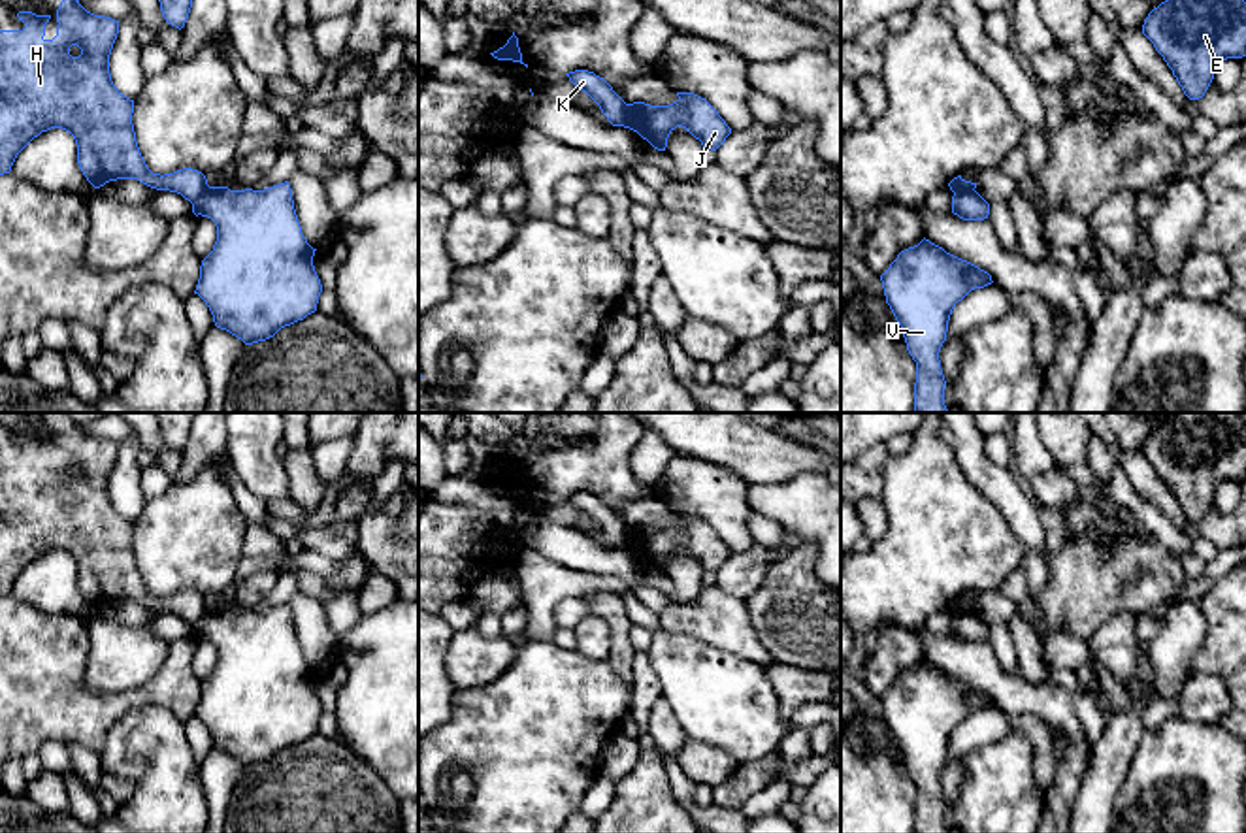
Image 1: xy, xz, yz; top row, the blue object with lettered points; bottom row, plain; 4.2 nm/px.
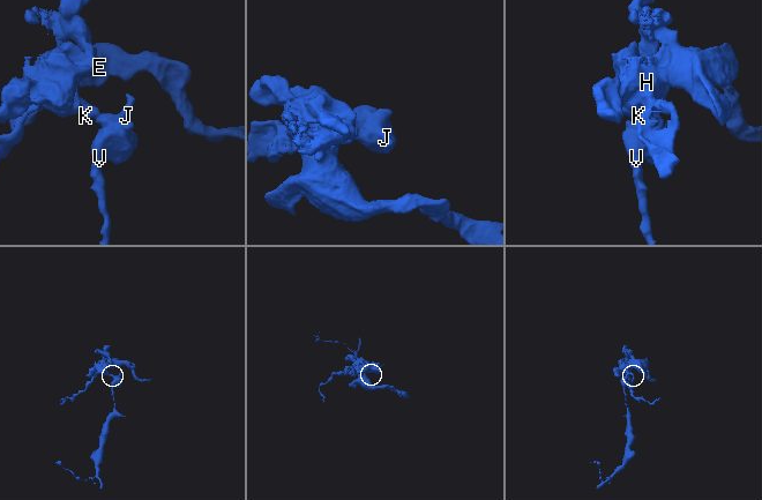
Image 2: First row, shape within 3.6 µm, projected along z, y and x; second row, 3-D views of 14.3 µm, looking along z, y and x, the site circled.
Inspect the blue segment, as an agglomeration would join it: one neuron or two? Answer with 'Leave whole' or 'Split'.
Split

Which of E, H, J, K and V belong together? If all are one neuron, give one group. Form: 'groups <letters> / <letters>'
groups E H K / J V

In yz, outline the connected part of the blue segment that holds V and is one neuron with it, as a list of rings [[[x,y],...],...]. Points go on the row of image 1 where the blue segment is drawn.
[[[924,237],[901,251],[880,281],[916,362],[914,413],[948,413],[939,360],[948,320],[956,303],[971,290],[993,283],[992,275]]]

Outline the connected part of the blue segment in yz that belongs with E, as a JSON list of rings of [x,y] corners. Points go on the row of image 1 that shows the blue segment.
[[[1165,0],[1142,24],[1189,100],[1205,96],[1216,66],[1246,57],[1244,0]]]

